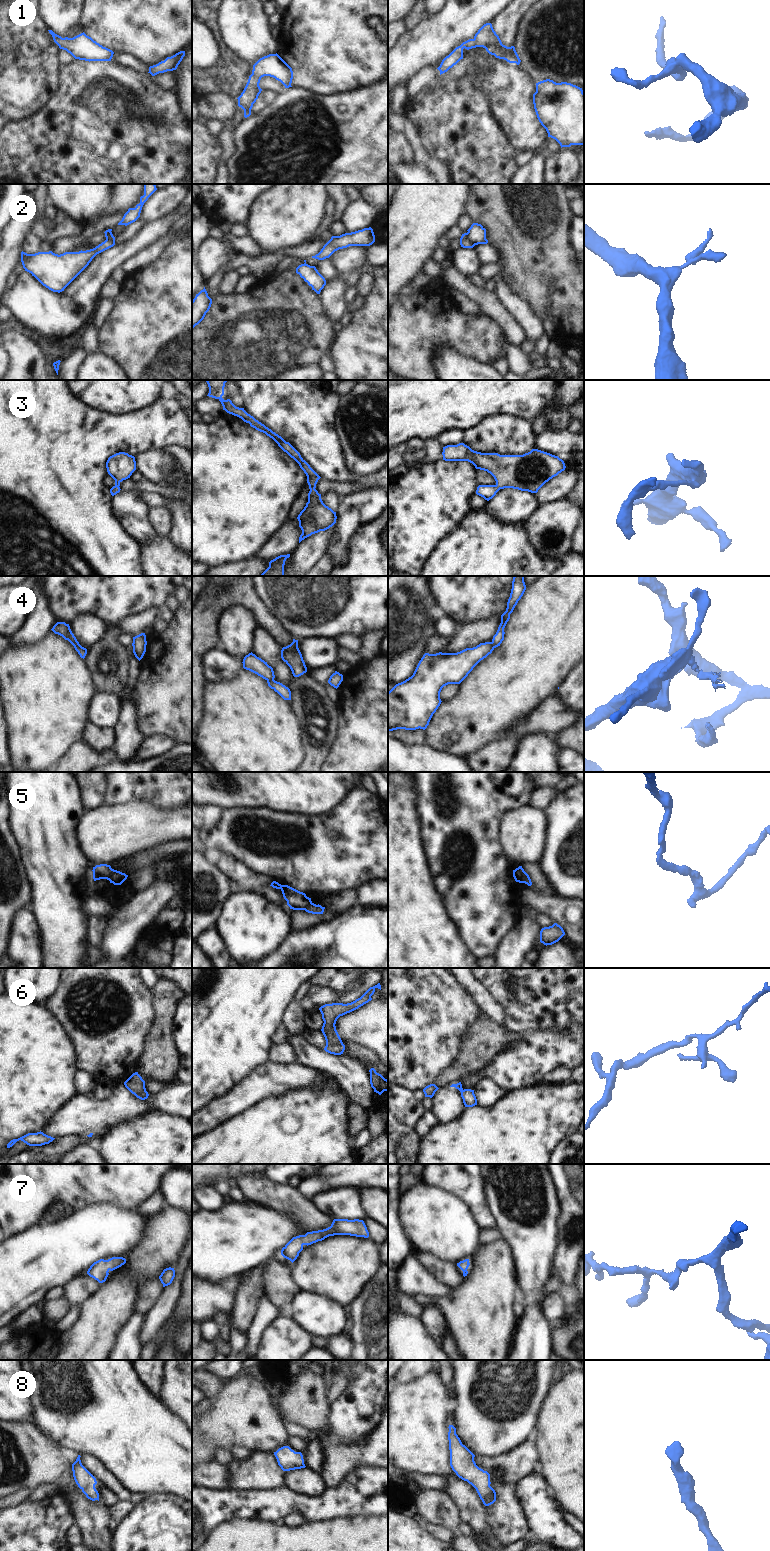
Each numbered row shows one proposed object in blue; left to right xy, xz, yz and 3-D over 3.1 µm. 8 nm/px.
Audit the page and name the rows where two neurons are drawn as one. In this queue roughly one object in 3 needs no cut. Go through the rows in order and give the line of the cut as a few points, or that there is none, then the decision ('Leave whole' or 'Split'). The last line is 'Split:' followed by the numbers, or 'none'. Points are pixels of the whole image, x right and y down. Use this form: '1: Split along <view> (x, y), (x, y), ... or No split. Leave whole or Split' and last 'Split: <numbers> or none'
1: No split. Leave whole
2: Split along yz (466, 233), (474, 245). Split
3: No split. Leave whole
4: Split along xy (67, 624), (67, 638), (74, 645), (79, 645). Split
5: Split along yz (524, 871), (518, 881). Split
6: Split along xz (341, 1041), (326, 1045). Split
7: No split. Leave whole
8: No split. Leave whole
Split: 2, 4, 5, 6

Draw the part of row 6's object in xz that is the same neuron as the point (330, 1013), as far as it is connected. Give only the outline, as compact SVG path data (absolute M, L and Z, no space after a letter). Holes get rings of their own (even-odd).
M380 983L370 987L360 998L351 1003L325 1004L319 1008L324 1021L321 1031L325 1037L326 1045L330 1046L342 1042L335 1026L337 1019L371 1001L371 996L374 994L376 988L381 990Z

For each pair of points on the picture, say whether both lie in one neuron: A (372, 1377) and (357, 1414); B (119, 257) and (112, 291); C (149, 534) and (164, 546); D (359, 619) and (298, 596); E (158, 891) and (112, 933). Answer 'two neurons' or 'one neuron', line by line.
A: one neuron
B: two neurons
C: two neurons
D: one neuron
E: one neuron

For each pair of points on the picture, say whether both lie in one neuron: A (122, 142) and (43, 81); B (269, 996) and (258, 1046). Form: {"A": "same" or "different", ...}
{"A": "different", "B": "same"}

